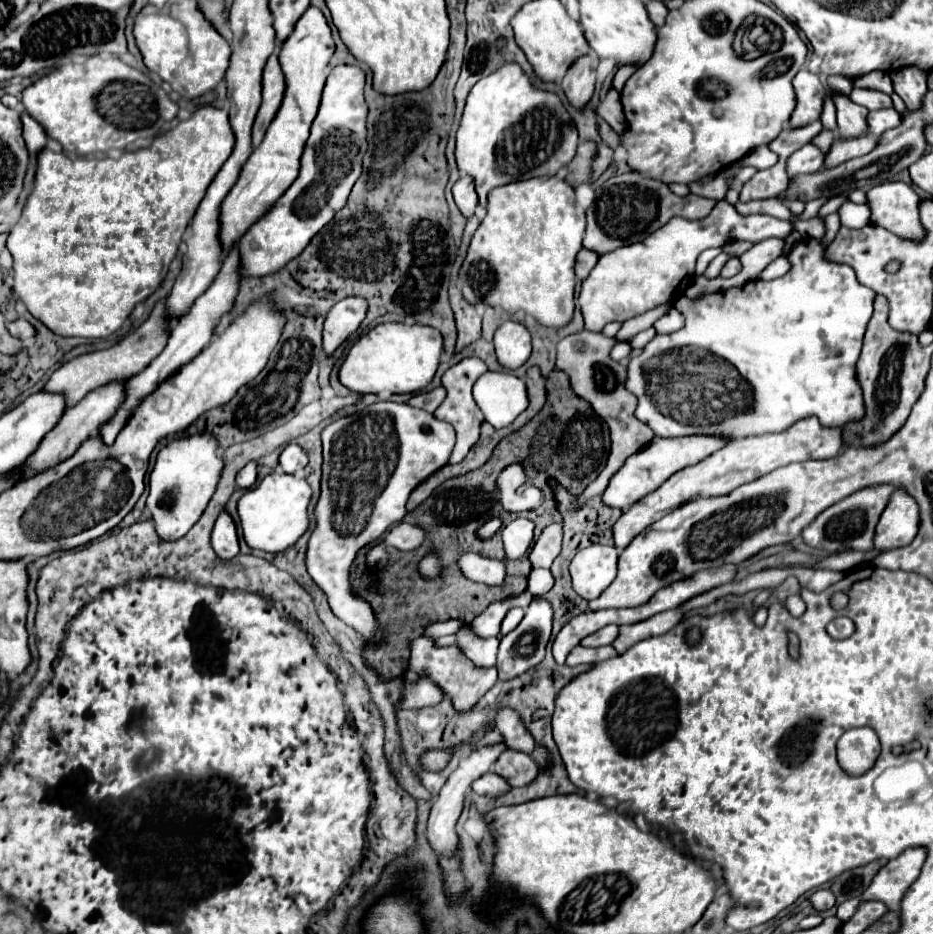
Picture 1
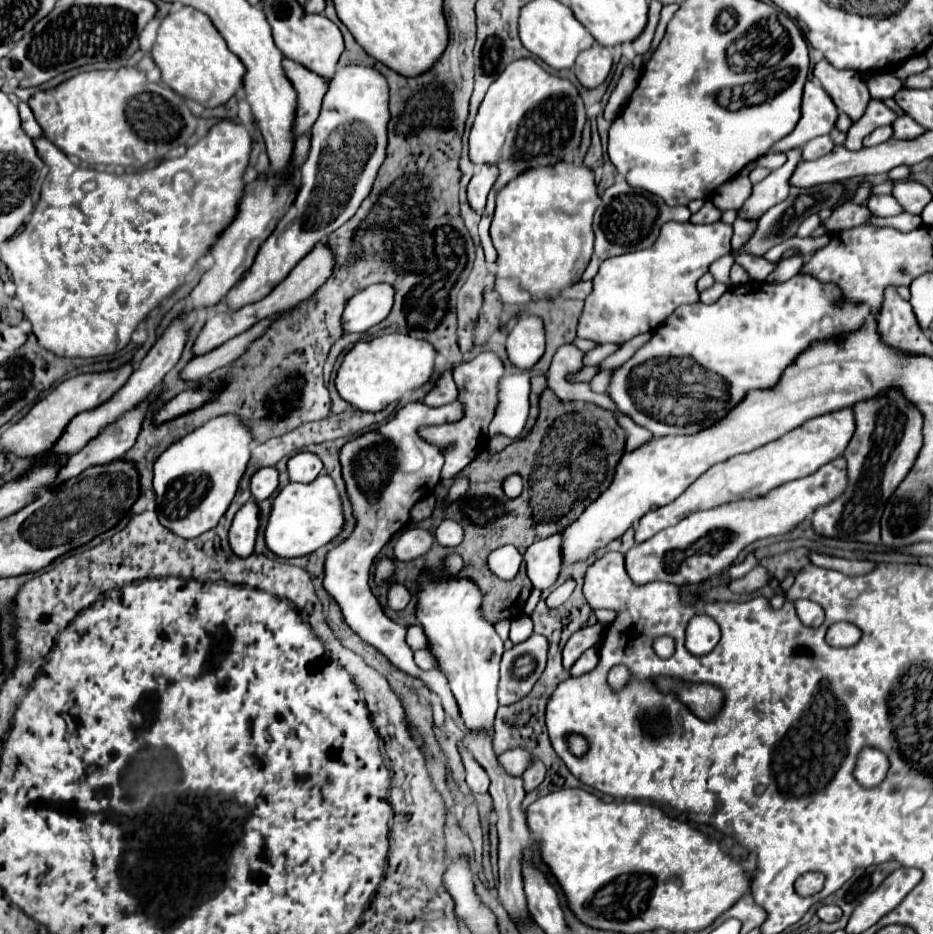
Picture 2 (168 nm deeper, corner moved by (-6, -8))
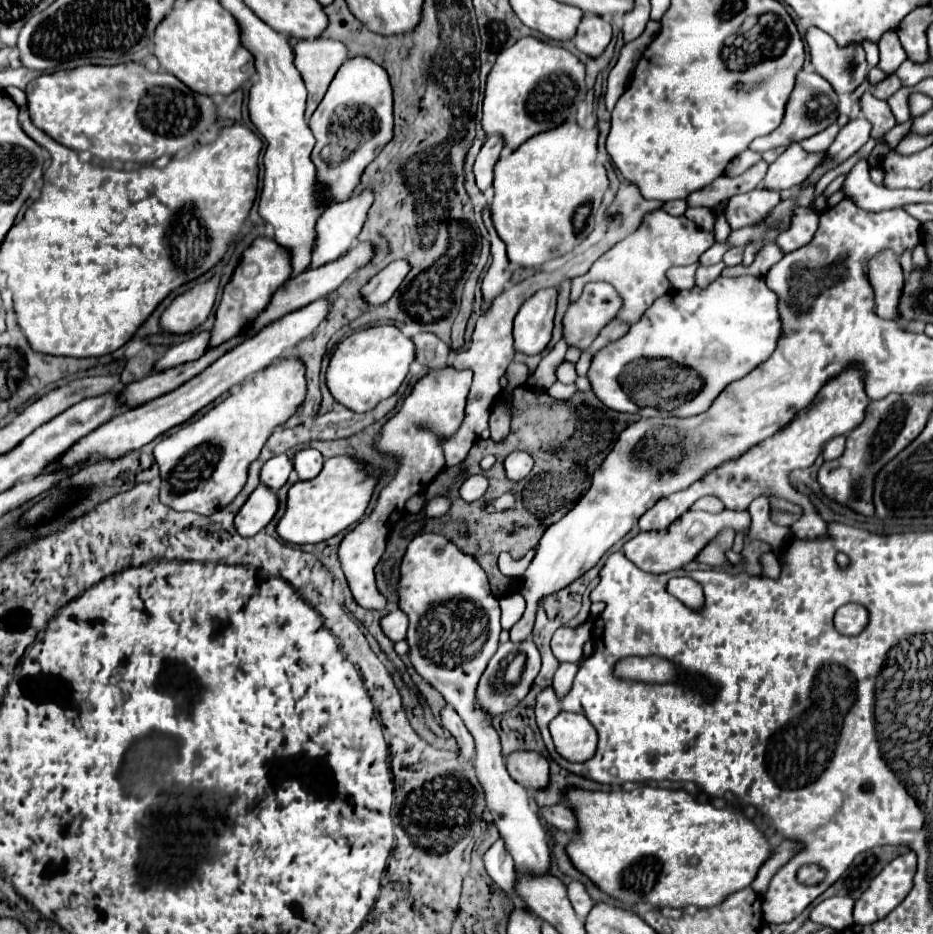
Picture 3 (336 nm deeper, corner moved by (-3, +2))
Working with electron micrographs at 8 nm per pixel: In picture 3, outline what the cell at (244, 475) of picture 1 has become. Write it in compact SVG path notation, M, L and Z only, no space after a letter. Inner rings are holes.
M278 455L272 457L264 467L262 467L262 483L268 485L272 491L278 491L290 477L292 471L292 461L288 455Z

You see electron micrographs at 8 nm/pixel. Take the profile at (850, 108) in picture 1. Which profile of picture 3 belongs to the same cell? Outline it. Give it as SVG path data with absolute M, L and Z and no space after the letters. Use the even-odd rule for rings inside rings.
M818 27L806 31L806 43L810 49L810 63L816 73L832 83L838 95L852 93L868 75L864 49L858 43L840 47L828 33Z

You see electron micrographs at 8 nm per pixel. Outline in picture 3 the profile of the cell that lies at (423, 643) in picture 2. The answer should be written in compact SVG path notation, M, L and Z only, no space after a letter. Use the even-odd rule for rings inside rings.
M392 609L388 615L382 617L382 623L380 623L384 635L390 639L390 641L402 641L406 637L406 615L402 615L400 609Z

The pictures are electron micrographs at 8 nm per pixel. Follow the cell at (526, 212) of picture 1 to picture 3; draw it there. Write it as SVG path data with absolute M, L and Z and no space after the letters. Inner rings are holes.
M566 121L550 131L542 131L522 143L516 151L496 163L494 199L490 205L498 235L508 247L508 259L520 267L540 267L542 263L570 253L592 231L590 217L594 201L608 189L606 169L598 163L598 127L584 129L576 121Z

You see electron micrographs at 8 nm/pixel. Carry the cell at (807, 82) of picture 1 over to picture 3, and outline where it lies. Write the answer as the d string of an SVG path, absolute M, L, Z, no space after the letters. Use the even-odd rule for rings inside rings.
M800 71L796 75L796 85L788 97L782 123L770 135L754 139L750 143L750 149L764 153L764 151L776 149L780 145L788 147L790 143L800 143L802 139L808 139L808 137L824 131L828 125L832 125L836 121L836 117L838 117L838 95L834 93L832 85L826 83L826 79L814 71Z

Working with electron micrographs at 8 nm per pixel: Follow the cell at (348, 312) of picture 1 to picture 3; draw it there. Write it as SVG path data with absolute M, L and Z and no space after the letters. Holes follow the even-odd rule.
M398 259L390 263L386 269L382 269L376 277L370 279L368 285L364 285L362 295L370 305L380 305L390 299L390 295L398 289L398 285L404 281L404 277L410 273L412 265L406 259Z

